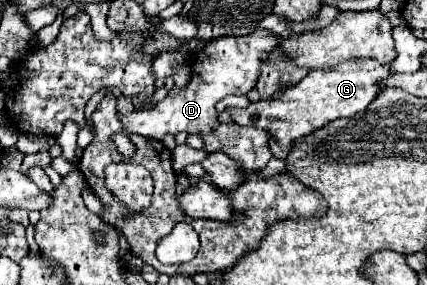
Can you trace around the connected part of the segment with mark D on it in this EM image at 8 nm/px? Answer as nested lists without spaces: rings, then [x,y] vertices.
[[[257,29],[245,37],[221,37],[211,41],[199,55],[195,55],[191,65],[191,81],[185,89],[171,89],[169,95],[157,103],[151,111],[135,111],[135,115],[119,115],[123,133],[113,135],[113,142],[123,157],[130,158],[135,152],[135,147],[129,135],[143,135],[149,139],[163,139],[167,133],[177,135],[181,131],[207,135],[213,127],[219,125],[215,105],[227,95],[247,95],[249,89],[255,87],[257,69],[267,61],[267,53],[281,41],[271,31]]]

